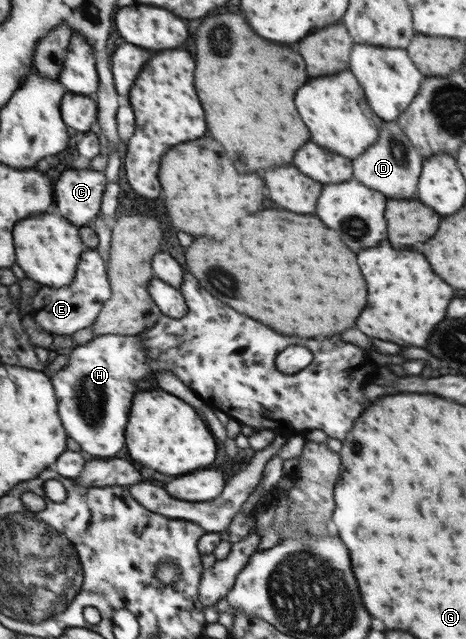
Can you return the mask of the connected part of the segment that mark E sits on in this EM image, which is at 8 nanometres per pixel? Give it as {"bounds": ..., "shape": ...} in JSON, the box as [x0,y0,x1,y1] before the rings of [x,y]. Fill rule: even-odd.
{"bounds":[32,250,112,335],"shape":[[[90,250],[82,254],[82,262],[78,266],[78,282],[75,280],[72,285],[64,288],[42,286],[32,298],[32,314],[44,330],[56,335],[73,335],[93,326],[112,294],[108,264],[98,254],[98,250]]]}

